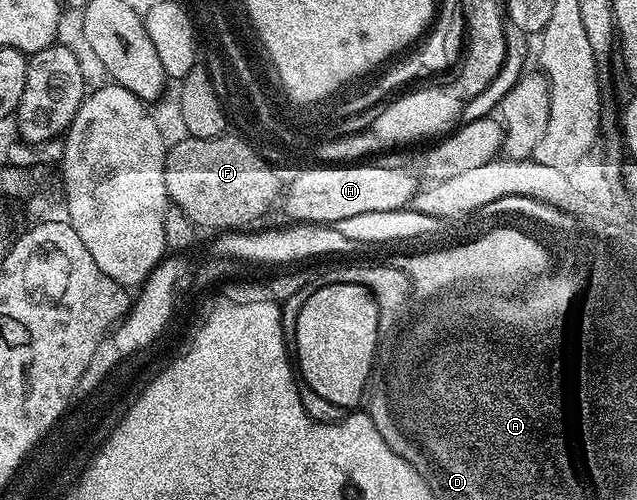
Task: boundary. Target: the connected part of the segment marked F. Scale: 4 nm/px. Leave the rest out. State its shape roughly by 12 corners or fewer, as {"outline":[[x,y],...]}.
{"outline":[[243,137],[166,150],[166,196],[202,231],[267,216],[279,181]]}

